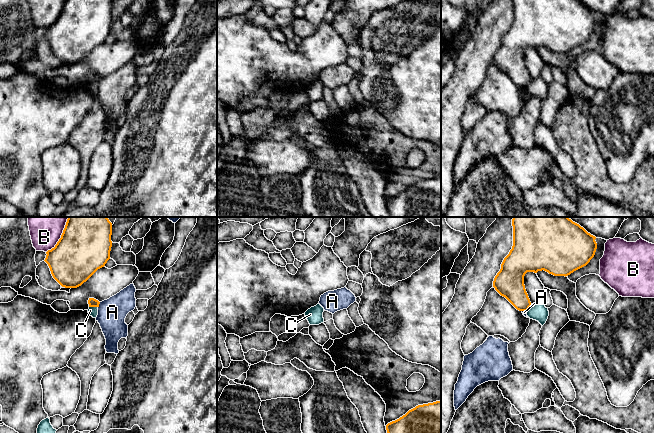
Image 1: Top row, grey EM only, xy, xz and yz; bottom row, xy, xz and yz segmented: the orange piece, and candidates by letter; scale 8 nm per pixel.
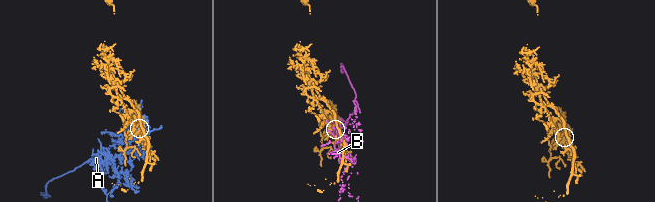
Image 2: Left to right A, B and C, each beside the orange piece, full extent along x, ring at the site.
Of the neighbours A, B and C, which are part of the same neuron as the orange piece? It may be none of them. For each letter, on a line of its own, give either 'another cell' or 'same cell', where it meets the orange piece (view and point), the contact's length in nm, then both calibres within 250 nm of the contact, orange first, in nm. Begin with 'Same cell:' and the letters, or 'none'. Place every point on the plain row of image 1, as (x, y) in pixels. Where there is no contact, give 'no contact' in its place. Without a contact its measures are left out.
Same cell: none
A: another cell; meets orange in xy at (98, 81); contact 50 nm long; 70 nm thick on the orange side, 220 nm on the other
B: another cell; meets orange in xy at (59, 15); contact 280 nm long; 400 nm thick on the orange side, 220 nm on the other
C: another cell; meets orange in xy at (93, 82); contact 70 nm long; 70 nm thick on the orange side, 80 nm on the other

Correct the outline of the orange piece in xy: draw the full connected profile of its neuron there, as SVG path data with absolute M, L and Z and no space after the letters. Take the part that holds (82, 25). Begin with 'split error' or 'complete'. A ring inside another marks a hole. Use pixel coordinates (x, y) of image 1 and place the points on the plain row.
complete; M66 0L54 24L46 28L53 54L65 64L77 64L110 35L112 0Z

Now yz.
complete; M512 0L512 2L513 22L494 54L493 63L519 87L527 87L531 82L524 61L524 52L527 48L537 49L544 46L554 52L566 53L586 42L597 25L596 13L579 0Z

